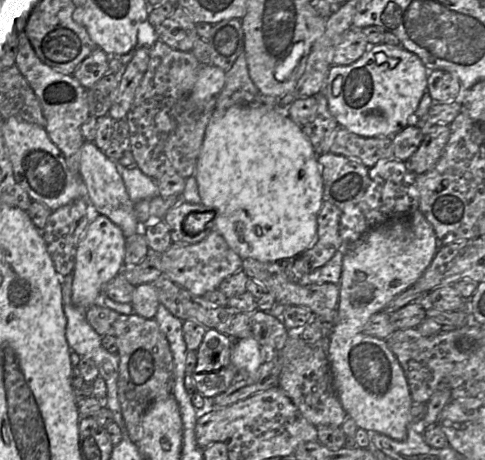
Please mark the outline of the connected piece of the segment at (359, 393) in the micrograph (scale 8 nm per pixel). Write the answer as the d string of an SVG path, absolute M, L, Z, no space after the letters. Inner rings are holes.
M420 209L404 219L391 220L368 231L358 241L347 247L343 258L340 281L338 317L328 335L327 355L334 379L334 386L342 407L358 428L369 433L384 434L395 440L404 440L411 422L413 405L404 371L385 340L364 333L371 316L381 312L396 296L413 287L433 261L439 247L433 226Z

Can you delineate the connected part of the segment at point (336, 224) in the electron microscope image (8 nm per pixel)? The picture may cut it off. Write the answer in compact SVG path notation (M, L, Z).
M326 200L317 216L317 241L295 258L295 269L303 275L325 265L337 252L343 242L340 235L341 210Z

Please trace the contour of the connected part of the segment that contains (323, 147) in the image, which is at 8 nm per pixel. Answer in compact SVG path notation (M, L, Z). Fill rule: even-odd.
M320 92L314 97L317 100L316 113L312 121L302 126L302 131L311 142L315 153L322 155L330 151L340 125L329 111L326 95Z

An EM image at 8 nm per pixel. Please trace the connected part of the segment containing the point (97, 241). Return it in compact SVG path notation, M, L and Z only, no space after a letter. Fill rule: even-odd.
M88 205L87 219L88 225L76 249L71 296L72 303L85 310L97 303L102 294L103 286L122 271L125 254L125 236L119 226L105 215L96 212L92 205Z

